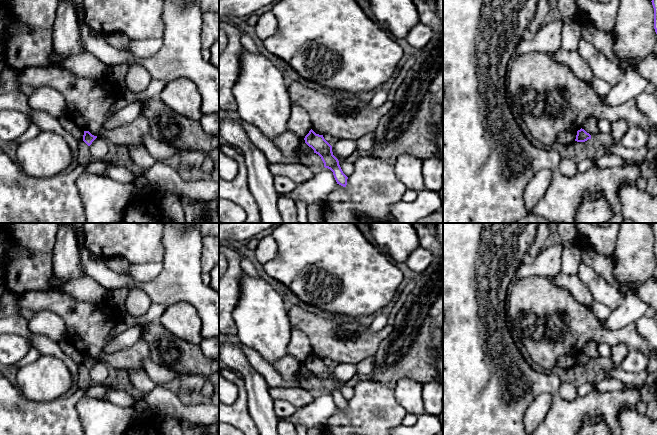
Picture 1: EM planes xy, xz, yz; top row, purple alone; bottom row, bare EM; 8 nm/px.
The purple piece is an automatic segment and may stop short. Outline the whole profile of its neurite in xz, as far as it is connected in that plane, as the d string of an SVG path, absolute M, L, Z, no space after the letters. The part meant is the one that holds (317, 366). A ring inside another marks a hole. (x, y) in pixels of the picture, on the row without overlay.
M312 353L304 362L305 367L318 378L324 391L333 396L337 408L346 411L348 401L343 397L338 383L333 379L332 370L324 363L323 359L316 358Z

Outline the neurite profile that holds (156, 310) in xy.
M152 303L148 311L140 317L134 317L129 313L126 313L118 319L115 327L112 330L111 337L114 338L135 325L145 325L150 322L159 321L160 317L165 311L165 308L166 306L163 304Z

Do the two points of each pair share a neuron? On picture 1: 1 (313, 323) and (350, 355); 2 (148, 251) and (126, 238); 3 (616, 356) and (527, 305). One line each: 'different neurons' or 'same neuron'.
1: same neuron
2: same neuron
3: different neurons

